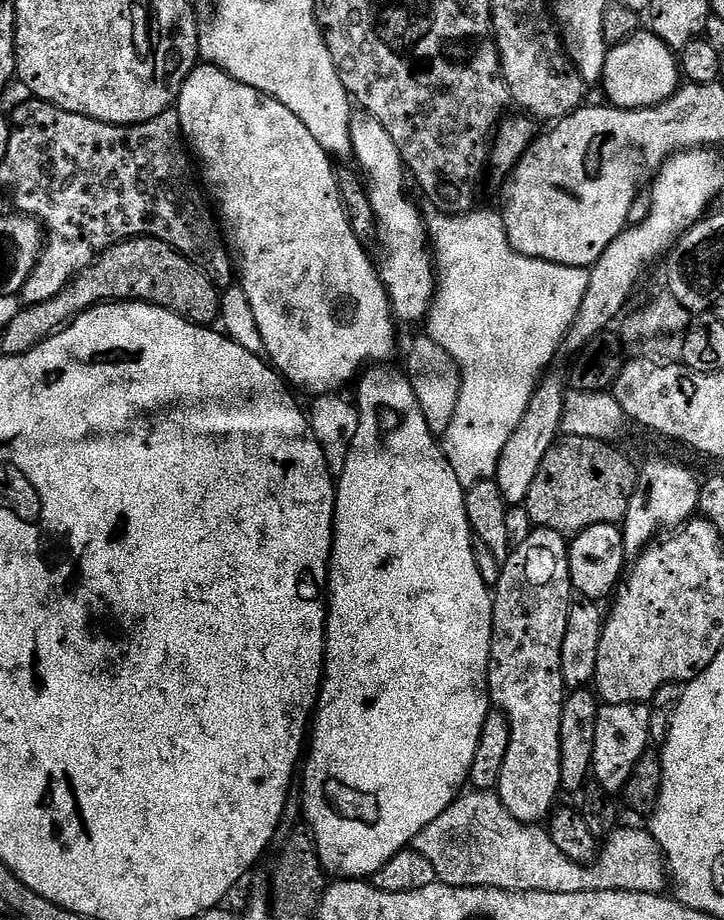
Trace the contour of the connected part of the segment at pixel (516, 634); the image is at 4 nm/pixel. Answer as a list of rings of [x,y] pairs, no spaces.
[[[536,528],[521,542],[509,551],[507,560],[503,561],[500,577],[494,585],[494,595],[492,597],[492,641],[490,642],[490,662],[488,663],[488,695],[491,703],[499,711],[504,713],[510,726],[510,746],[506,750],[506,763],[502,765],[502,778],[498,785],[498,795],[502,803],[506,806],[509,814],[518,821],[519,824],[539,825],[540,819],[547,817],[553,811],[552,803],[556,800],[556,795],[561,795],[560,787],[560,735],[562,734],[562,706],[566,695],[566,685],[562,678],[562,642],[566,638],[566,622],[570,618],[570,610],[574,603],[574,589],[570,578],[570,562],[568,561],[569,541],[560,533],[549,528]]]

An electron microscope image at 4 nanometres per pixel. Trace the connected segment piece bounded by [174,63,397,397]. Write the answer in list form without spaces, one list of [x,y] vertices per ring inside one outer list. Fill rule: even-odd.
[[[201,63],[193,68],[190,75],[185,78],[184,85],[180,87],[180,94],[174,107],[180,116],[180,130],[187,147],[194,153],[196,160],[202,158],[206,163],[210,191],[216,192],[221,208],[224,208],[224,221],[228,230],[225,237],[232,253],[235,271],[238,273],[238,284],[244,288],[249,305],[254,310],[257,329],[264,343],[263,351],[272,367],[293,389],[301,388],[304,392],[312,392],[313,397],[318,397],[339,393],[343,384],[351,385],[361,369],[369,362],[387,361],[384,359],[396,348],[395,326],[397,325],[392,315],[392,304],[388,301],[388,292],[384,289],[384,283],[380,281],[377,265],[364,253],[364,248],[360,245],[351,222],[348,221],[348,212],[344,209],[344,200],[340,197],[339,186],[336,185],[336,172],[332,169],[333,157],[329,156],[326,150],[322,150],[318,142],[314,142],[314,134],[310,134],[310,130],[306,130],[300,119],[290,114],[290,110],[286,110],[282,102],[262,94],[257,88],[238,82],[232,76],[225,74],[221,68],[215,68],[213,64]]]

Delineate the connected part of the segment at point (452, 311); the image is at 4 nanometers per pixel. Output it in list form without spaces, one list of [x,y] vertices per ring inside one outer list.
[[[432,210],[426,216],[430,242],[434,247],[434,263],[439,272],[436,298],[432,301],[432,309],[426,320],[426,325],[428,324],[426,336],[440,346],[444,353],[447,353],[448,359],[456,363],[460,372],[460,393],[457,396],[457,406],[453,417],[449,420],[449,428],[442,435],[442,447],[444,456],[450,462],[454,474],[457,475],[459,484],[465,490],[483,480],[495,480],[498,462],[502,458],[502,450],[506,450],[506,442],[510,442],[510,434],[514,434],[514,430],[518,430],[518,422],[522,422],[522,414],[526,414],[526,406],[530,406],[533,384],[539,381],[540,377],[548,371],[549,364],[556,359],[556,352],[582,306],[582,298],[586,298],[589,273],[589,269],[586,268],[571,268],[565,264],[535,260],[529,256],[518,254],[510,246],[510,238],[506,234],[503,215],[499,211],[480,211],[473,210],[467,212],[465,216],[447,216],[445,212]]]

